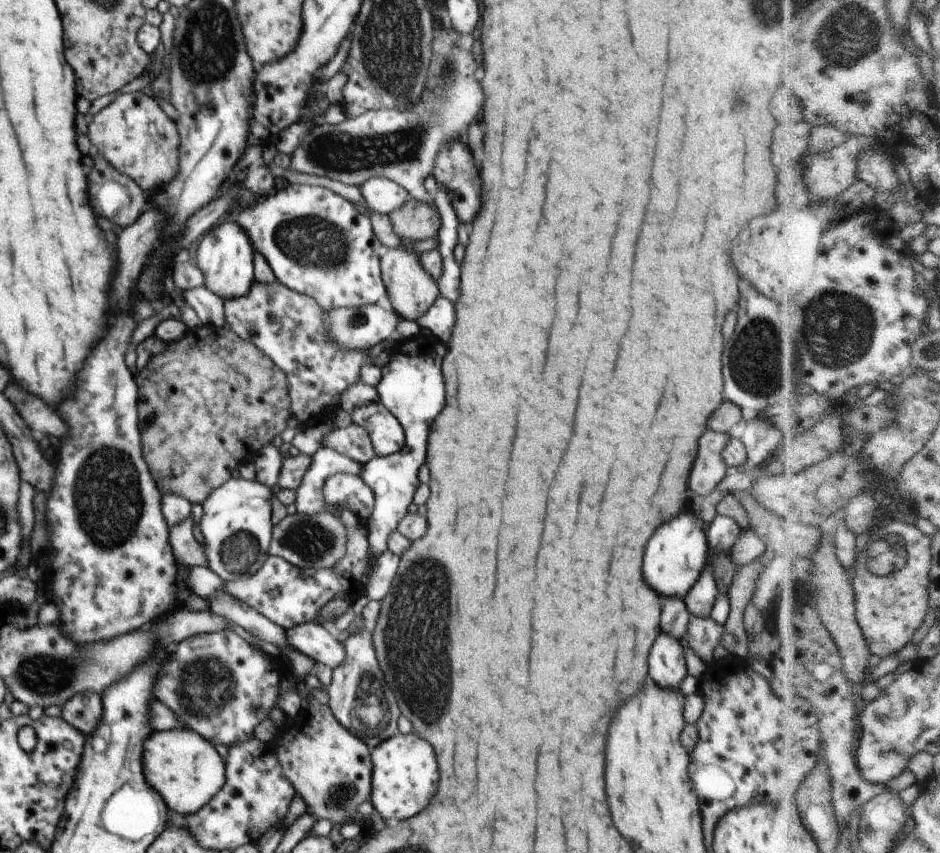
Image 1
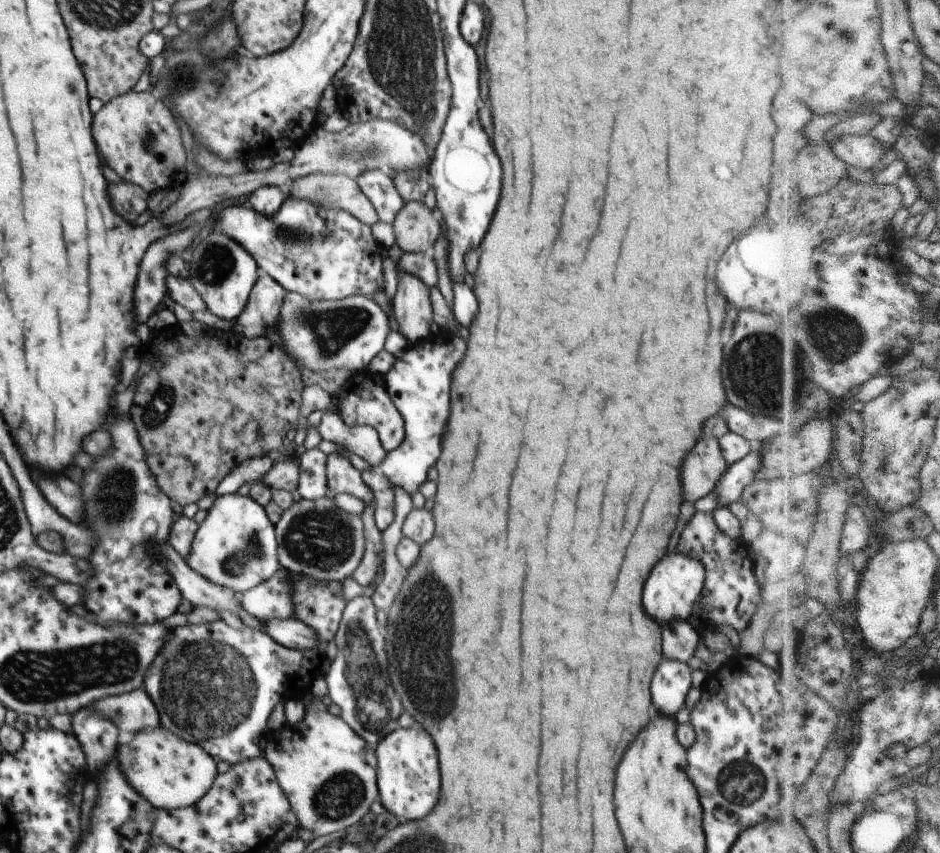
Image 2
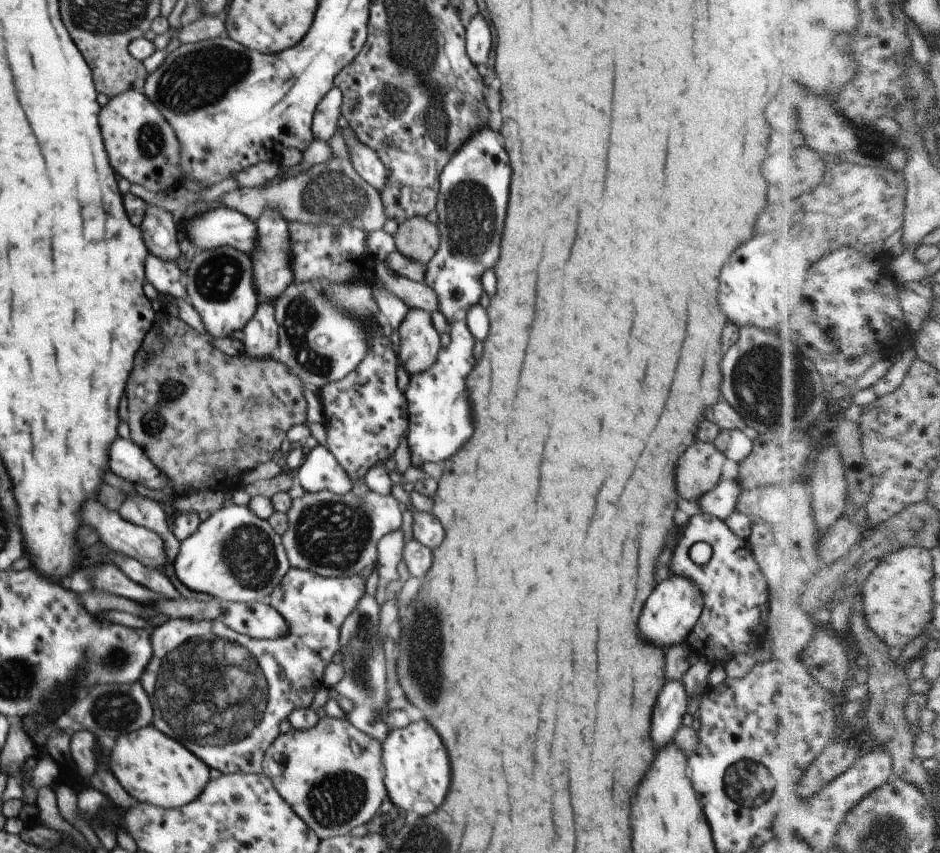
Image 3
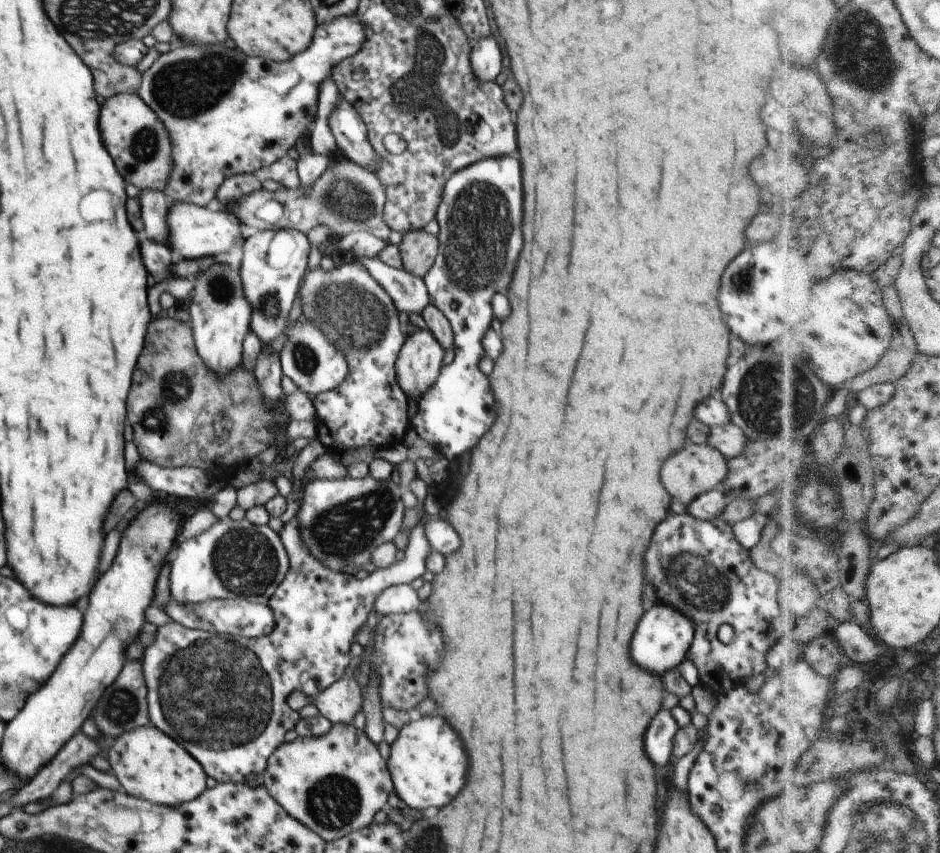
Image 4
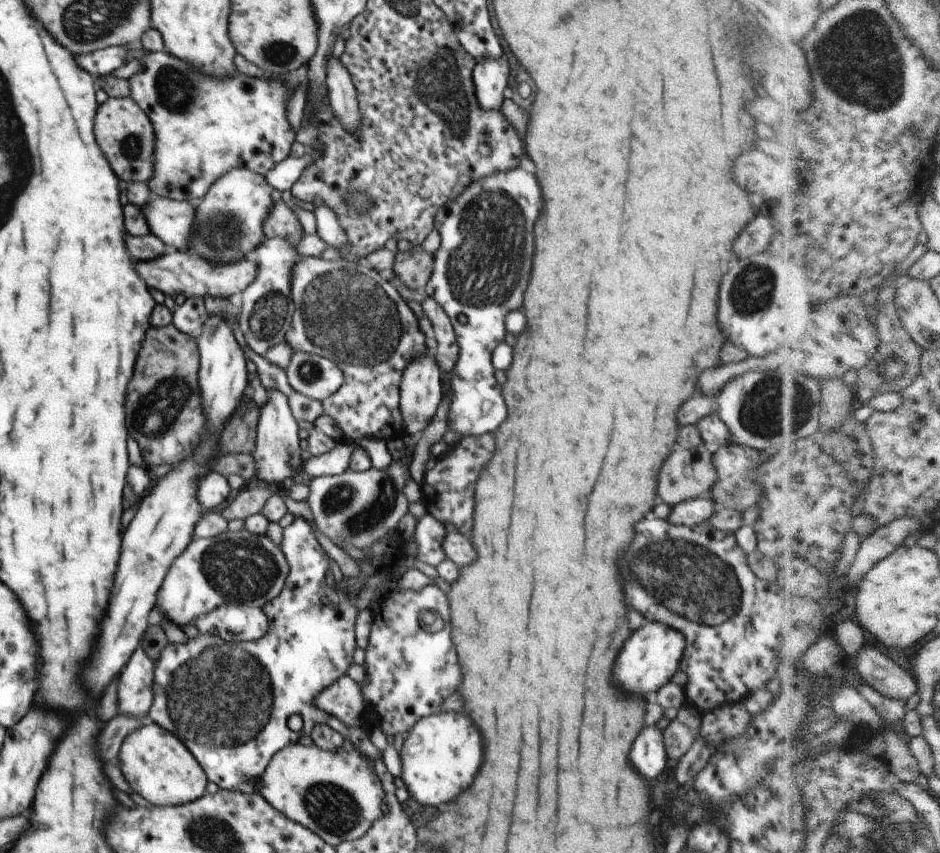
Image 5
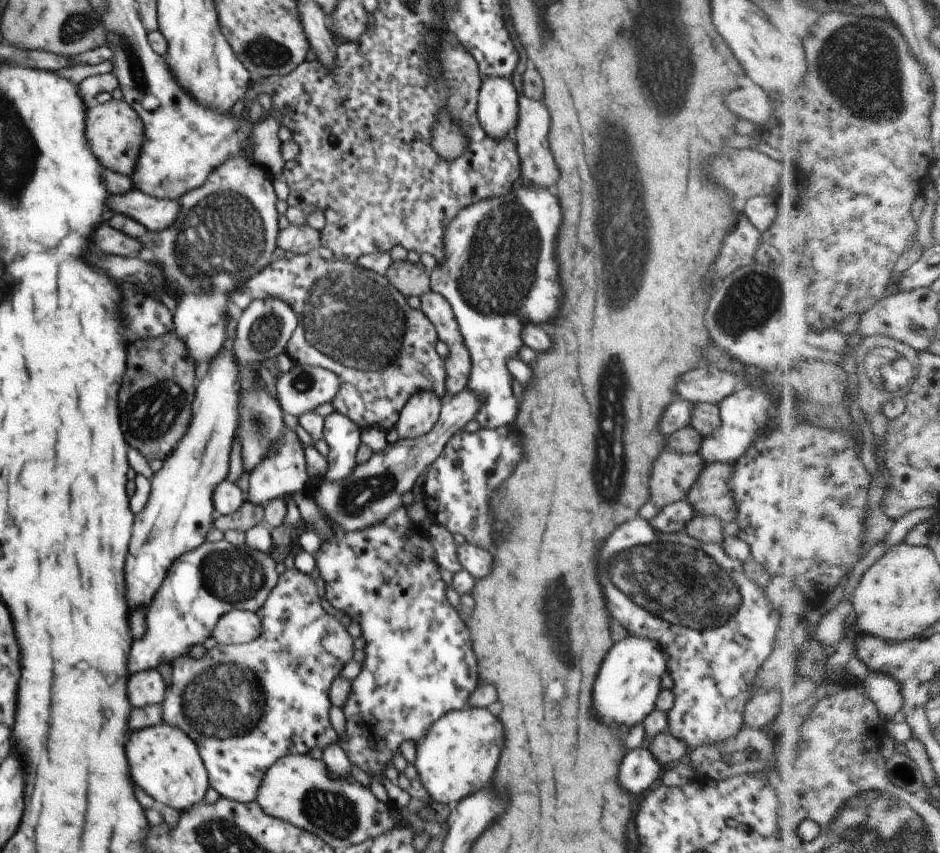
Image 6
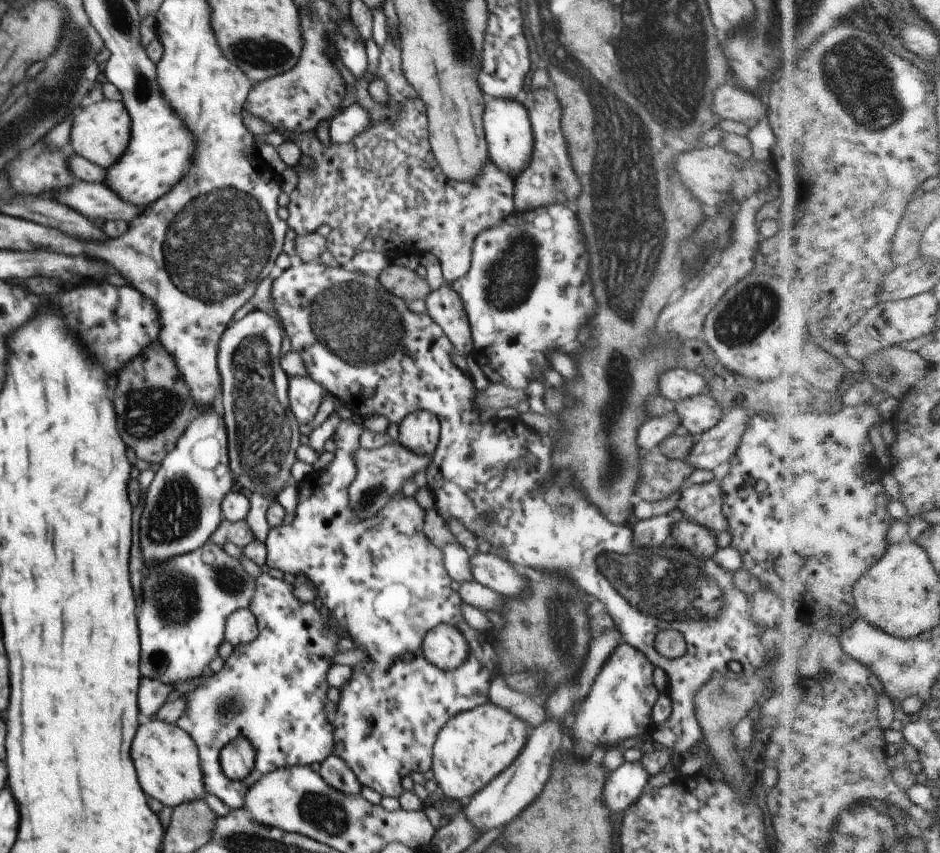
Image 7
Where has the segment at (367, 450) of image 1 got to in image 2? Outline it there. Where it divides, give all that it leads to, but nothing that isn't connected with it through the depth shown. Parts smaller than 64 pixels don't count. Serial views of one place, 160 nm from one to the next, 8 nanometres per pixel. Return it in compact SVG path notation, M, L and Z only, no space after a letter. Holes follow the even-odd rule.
M327 412L318 429L323 439L342 445L375 468L386 458L387 452L382 446L379 434L370 425L349 427L337 412Z

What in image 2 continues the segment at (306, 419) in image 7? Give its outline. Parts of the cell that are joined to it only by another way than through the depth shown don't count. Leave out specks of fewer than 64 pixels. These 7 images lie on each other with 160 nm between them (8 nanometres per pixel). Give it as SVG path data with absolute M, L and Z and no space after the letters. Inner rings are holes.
M288 293L279 316L283 349L302 369L322 372L346 369L353 373L368 370L372 358L384 348L390 332L388 316L370 297L352 295L337 301L311 299Z

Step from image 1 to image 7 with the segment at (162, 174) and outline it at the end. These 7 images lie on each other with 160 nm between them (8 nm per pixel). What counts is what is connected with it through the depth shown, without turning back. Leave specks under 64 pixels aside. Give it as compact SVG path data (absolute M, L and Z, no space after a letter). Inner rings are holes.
M103 99L95 103L89 101L74 114L69 139L74 153L107 169L124 154L130 137L131 118L124 103Z

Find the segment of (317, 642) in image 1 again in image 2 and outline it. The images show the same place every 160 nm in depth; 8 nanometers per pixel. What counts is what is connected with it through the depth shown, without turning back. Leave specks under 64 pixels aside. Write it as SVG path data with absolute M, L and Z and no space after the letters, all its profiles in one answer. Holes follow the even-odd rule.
M292 617L289 619L271 618L262 621L264 630L279 645L291 649L313 649L317 645L314 629Z

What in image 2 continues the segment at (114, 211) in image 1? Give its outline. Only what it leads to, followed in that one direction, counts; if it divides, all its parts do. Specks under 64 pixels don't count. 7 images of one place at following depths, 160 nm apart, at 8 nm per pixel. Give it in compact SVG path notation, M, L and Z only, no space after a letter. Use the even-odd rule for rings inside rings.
M127 181L110 184L112 208L128 222L134 222L147 209L149 195L143 188Z

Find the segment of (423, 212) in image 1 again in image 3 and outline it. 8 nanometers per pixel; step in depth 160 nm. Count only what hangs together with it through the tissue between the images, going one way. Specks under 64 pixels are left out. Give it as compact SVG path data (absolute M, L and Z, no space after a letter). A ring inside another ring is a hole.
M414 217L399 225L393 238L406 258L427 265L440 246L441 234L427 218Z

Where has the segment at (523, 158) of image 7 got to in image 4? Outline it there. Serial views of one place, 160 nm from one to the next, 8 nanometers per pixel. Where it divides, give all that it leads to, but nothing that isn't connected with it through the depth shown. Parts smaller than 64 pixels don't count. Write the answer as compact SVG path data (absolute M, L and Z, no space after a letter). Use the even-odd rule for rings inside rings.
M492 36L471 44L470 61L480 82L494 82L502 70L500 46L494 42Z

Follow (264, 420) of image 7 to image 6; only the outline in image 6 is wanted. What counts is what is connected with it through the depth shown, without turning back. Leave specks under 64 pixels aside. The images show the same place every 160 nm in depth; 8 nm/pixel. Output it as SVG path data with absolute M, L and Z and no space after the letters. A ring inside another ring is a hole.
M272 297L256 299L243 310L234 339L227 343L237 362L239 382L238 428L235 433L240 438L243 470L249 474L269 456L269 451L281 442L285 433L283 408L267 389L259 375L259 368L264 367L263 360L266 358L272 359L285 353L287 342L297 326L297 314L283 300Z

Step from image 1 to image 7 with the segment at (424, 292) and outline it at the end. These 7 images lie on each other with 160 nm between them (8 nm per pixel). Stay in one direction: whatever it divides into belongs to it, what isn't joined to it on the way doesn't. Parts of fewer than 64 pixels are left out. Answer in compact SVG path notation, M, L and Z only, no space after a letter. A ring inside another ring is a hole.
M414 411L399 424L397 441L419 455L432 455L437 449L441 424L430 411Z

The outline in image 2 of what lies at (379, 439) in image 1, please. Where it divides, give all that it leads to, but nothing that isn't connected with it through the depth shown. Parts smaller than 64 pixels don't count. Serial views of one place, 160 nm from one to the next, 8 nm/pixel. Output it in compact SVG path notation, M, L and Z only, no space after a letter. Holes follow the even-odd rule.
M370 370L357 371L352 380L348 380L346 384L333 392L332 398L336 400L337 413L349 427L356 425L374 427L386 452L400 446L406 431L405 422L397 406L390 398L385 387L384 376L379 373L372 373ZM366 371L369 371L369 373Z

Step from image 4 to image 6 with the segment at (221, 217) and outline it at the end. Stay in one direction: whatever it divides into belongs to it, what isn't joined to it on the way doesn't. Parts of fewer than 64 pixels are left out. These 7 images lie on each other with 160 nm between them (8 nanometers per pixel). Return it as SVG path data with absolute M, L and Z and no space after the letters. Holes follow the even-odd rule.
M136 188L108 195L108 206L118 214L130 216L147 231L161 231L174 224L180 210L178 202L151 197Z

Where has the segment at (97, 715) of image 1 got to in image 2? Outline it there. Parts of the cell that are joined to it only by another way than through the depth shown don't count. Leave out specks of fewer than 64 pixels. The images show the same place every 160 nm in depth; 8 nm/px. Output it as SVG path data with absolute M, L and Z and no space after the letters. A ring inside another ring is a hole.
M84 708L74 714L71 726L74 726L76 738L80 740L94 778L98 778L98 768L112 762L116 754L118 730L112 726L112 722L102 720L102 716L94 716Z

